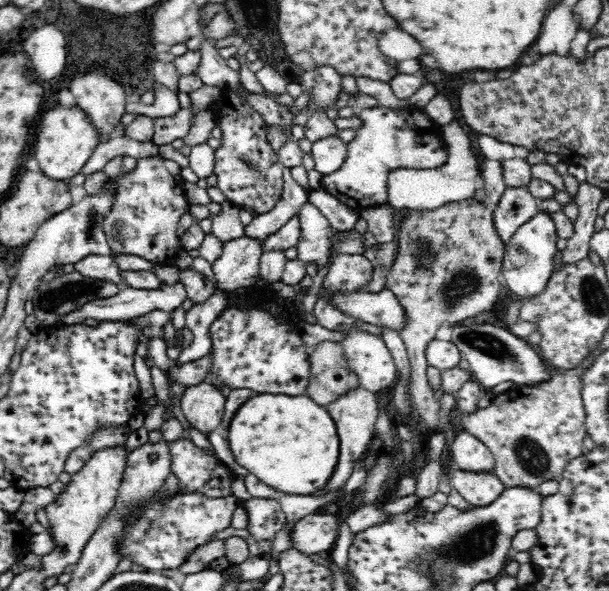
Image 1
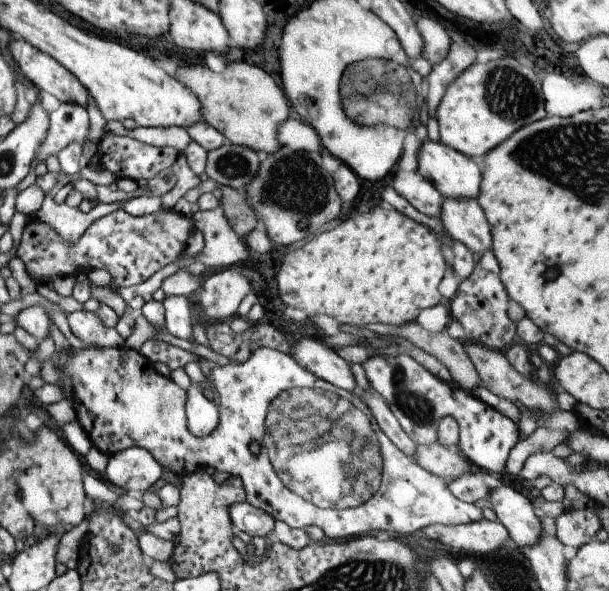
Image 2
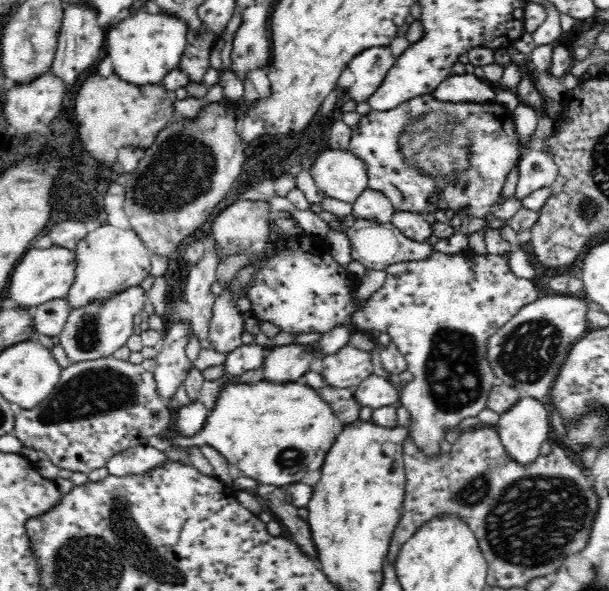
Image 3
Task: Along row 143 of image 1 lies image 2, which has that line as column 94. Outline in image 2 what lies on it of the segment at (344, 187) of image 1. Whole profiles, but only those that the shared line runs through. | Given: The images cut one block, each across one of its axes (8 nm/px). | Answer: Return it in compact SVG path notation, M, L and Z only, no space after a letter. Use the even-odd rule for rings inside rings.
M85 347L81 350L75 350L74 353L72 350L75 349L71 348L69 352L61 353L61 369L71 379L73 409L75 410L77 421L88 435L92 447L97 448L107 456L130 447L145 448L161 467L167 466L178 477L185 473L193 473L198 469L204 470L207 466L211 466L211 468L215 468L219 473L226 473L228 476L233 477L237 476L241 480L242 488L246 495L246 502L254 508L268 513L274 521L283 522L293 529L301 529L314 525L323 532L325 537L335 541L341 540L341 538L351 538L351 536L355 535L360 536L367 534L367 532L375 532L375 530L377 532L381 530L381 532L393 533L395 536L413 535L428 525L461 525L480 522L483 519L481 505L474 506L473 503L461 501L453 496L447 489L447 480L426 472L415 461L406 458L393 446L385 437L385 434L377 427L372 413L357 394L351 394L327 382L318 380L288 354L260 347L250 352L250 356L246 362L238 365L229 364L223 367L215 365L213 368L210 368L208 379L214 384L215 390L217 390L217 398L219 398L218 424L207 436L196 438L186 428L186 417L184 414L186 392L181 390L179 386L176 386L169 377L158 374L154 370L153 364L145 362L144 357L139 351L125 347L111 349ZM252 441L259 443L260 450L257 455L251 455L248 452L248 445Z

